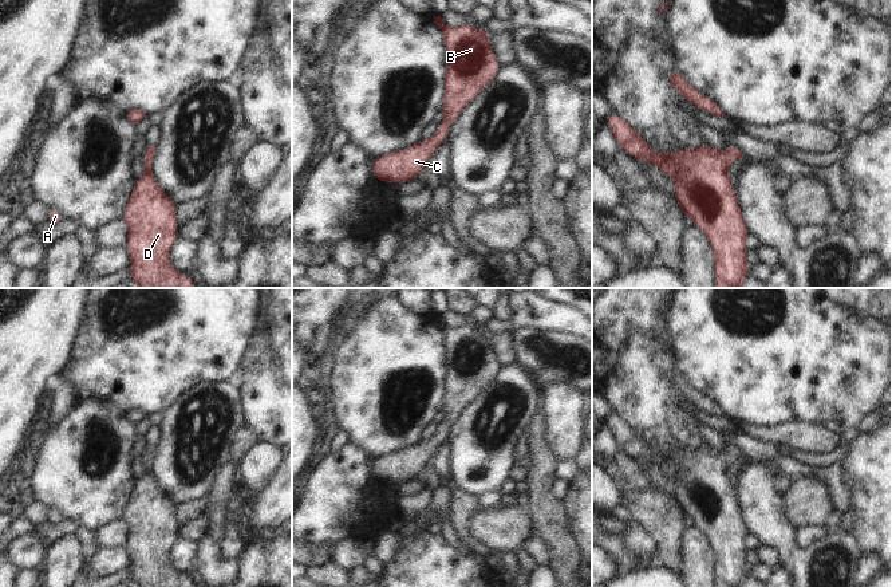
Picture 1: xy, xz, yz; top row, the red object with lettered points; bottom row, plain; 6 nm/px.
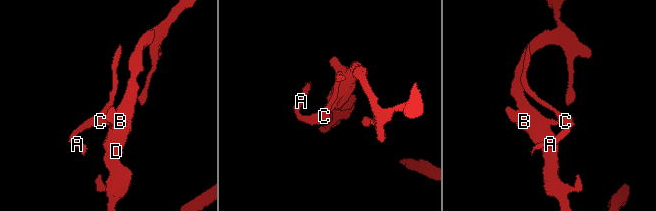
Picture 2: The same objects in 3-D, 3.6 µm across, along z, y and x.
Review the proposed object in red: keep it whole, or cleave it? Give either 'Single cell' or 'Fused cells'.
Single cell.

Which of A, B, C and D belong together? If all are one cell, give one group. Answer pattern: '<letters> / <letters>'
A B C D

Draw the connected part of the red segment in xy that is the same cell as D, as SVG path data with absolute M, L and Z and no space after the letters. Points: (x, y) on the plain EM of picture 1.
M150 446L145 453L145 473L137 478L131 496L123 509L123 521L129 529L126 549L131 559L130 578L138 587L196 587L189 575L178 574L169 560L169 551L178 540L178 520L174 503L153 474L155 448Z

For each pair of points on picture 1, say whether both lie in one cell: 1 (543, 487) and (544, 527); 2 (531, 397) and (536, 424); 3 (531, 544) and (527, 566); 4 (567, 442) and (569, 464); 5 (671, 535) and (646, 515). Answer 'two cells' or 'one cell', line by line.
1: one cell
2: two cells
3: two cells
4: two cells
5: one cell

